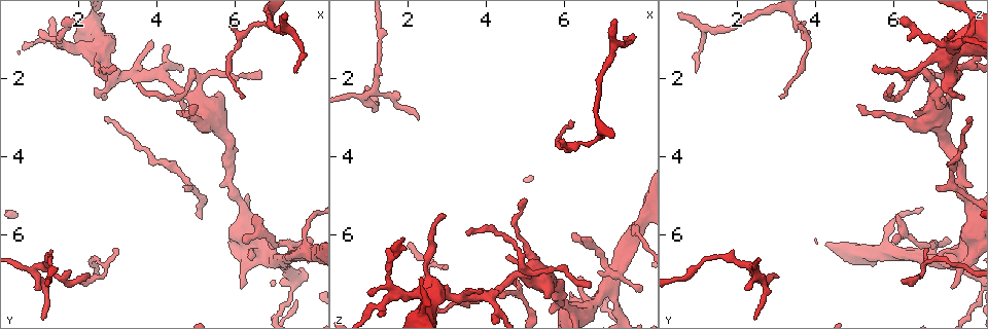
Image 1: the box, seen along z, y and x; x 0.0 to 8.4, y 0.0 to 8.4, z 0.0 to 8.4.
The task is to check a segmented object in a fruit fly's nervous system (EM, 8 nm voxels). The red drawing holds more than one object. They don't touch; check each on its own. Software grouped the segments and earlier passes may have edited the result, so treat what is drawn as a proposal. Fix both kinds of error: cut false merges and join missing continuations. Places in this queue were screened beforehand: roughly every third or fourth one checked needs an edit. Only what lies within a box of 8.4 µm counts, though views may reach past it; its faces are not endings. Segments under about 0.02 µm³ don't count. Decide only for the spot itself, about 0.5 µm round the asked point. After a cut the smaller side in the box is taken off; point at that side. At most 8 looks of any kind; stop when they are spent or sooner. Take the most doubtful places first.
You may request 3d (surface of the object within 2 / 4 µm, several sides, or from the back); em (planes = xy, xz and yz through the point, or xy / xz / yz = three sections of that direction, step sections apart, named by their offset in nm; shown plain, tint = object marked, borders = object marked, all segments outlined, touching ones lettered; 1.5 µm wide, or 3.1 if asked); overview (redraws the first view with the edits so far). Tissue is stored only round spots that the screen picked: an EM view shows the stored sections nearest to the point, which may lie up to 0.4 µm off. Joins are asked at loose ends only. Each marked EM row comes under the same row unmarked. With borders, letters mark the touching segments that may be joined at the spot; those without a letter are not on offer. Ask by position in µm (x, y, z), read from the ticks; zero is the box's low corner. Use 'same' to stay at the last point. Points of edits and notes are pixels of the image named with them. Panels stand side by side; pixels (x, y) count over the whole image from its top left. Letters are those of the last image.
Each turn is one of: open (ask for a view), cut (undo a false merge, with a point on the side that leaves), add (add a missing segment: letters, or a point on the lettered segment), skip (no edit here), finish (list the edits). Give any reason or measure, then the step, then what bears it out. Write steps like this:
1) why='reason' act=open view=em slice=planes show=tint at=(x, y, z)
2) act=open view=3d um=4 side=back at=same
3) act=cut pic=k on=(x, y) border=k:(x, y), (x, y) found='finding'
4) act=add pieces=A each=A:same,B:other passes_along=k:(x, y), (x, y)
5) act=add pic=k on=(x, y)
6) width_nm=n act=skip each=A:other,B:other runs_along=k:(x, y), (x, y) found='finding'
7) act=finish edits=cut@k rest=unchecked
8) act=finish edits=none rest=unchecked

why='thick turns thin' act=open view=3d um=4 at=(5.75, 3.40, 7.25)

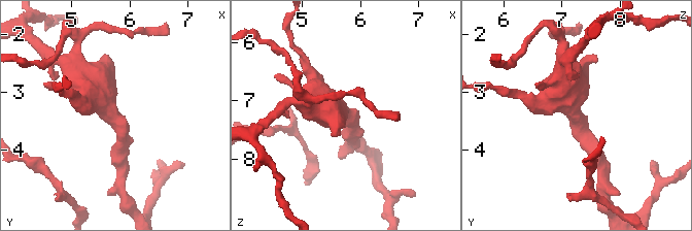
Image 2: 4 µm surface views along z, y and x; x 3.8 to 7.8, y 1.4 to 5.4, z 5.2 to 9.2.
arm_widths_nm=260,550 why='need the tissue' act=open view=em slice=planes show=borders at=(5.70, 3.40, 7.20)

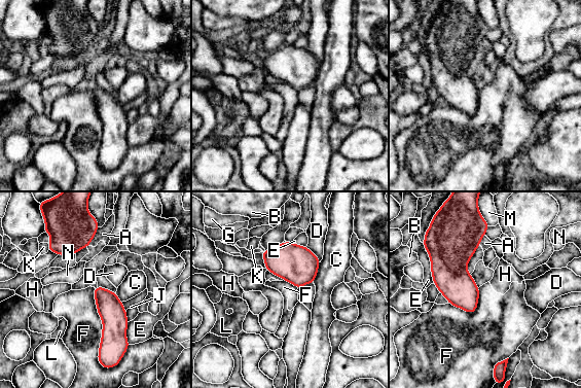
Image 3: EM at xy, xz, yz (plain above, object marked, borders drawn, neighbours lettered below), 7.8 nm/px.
act=skip each=A:other,B:other,C:other,D:other,E:other,F:other,G:other,H:other,J:other,K:other,L:other,M:other,N:other border=3:(427, 252), (434, 283) found='one neuron here'

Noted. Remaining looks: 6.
why='free end' act=open view=em slice=planes show=borders at=(1.00, 0.80, 7.45)

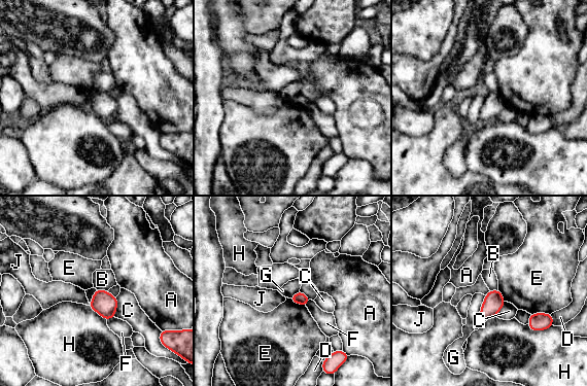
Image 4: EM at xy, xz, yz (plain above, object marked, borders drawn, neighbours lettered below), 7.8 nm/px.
width_nm=100 act=skip each=A:other,B:other,C:other,D:other,E:other,F:other,G:other,H:other,J:other border=4:(485, 295), (479, 317) found='no lettered segment goes on from it'

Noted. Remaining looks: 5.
why='branch point' act=open view=3d um=4 side=back at=(0.85, 6.90, 2.45)

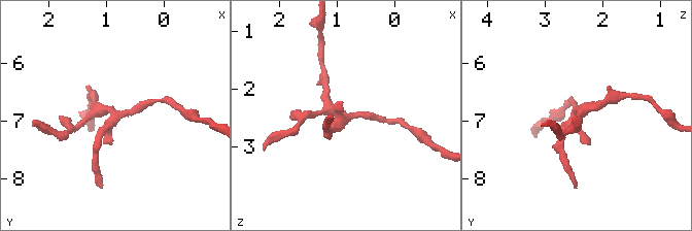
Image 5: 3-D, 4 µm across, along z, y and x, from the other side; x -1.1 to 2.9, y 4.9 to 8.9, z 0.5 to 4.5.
why='now the EM' act=open view=em slice=planes show=borders at=(0.90, 6.80, 2.50)

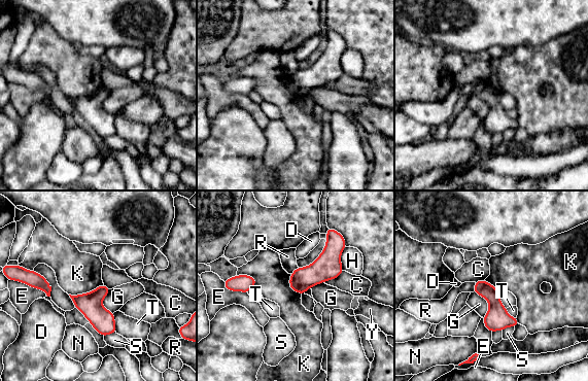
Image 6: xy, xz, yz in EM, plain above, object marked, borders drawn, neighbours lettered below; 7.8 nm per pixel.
longest_contact=K:280nm act=skip each=C:other,D:other,E:other,G:other,H:other,K:other,N:other,R:other,S:other,T:other,Y:other border=6:(103, 283), (90, 291), (69, 295) found='continuous, no second neuron'

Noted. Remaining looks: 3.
act=finish edits=none rest=unchecked

